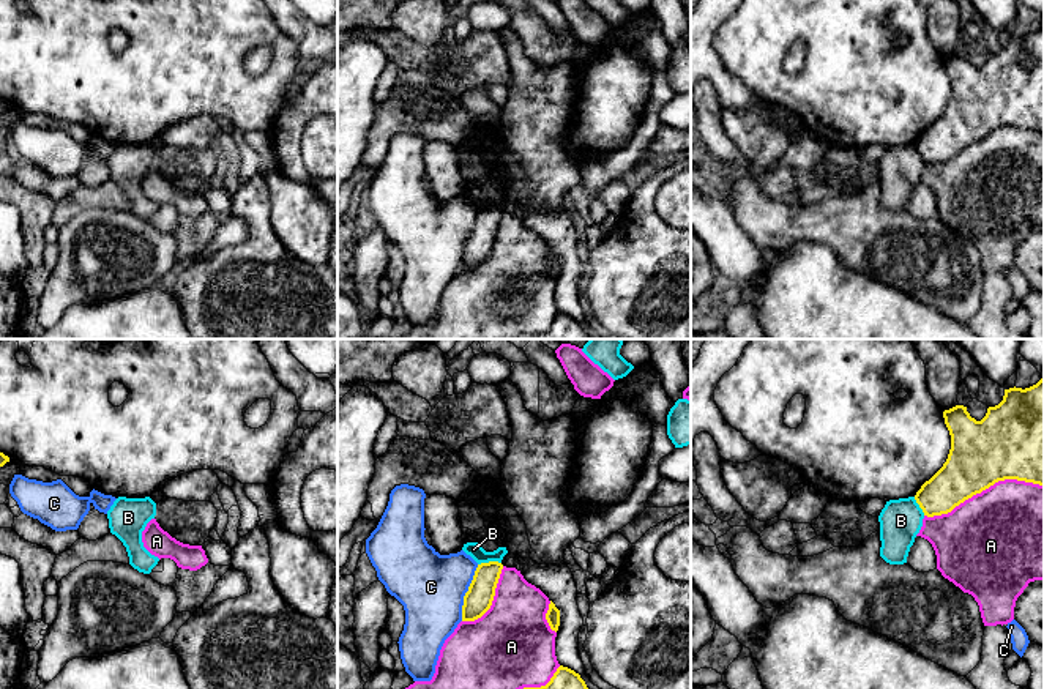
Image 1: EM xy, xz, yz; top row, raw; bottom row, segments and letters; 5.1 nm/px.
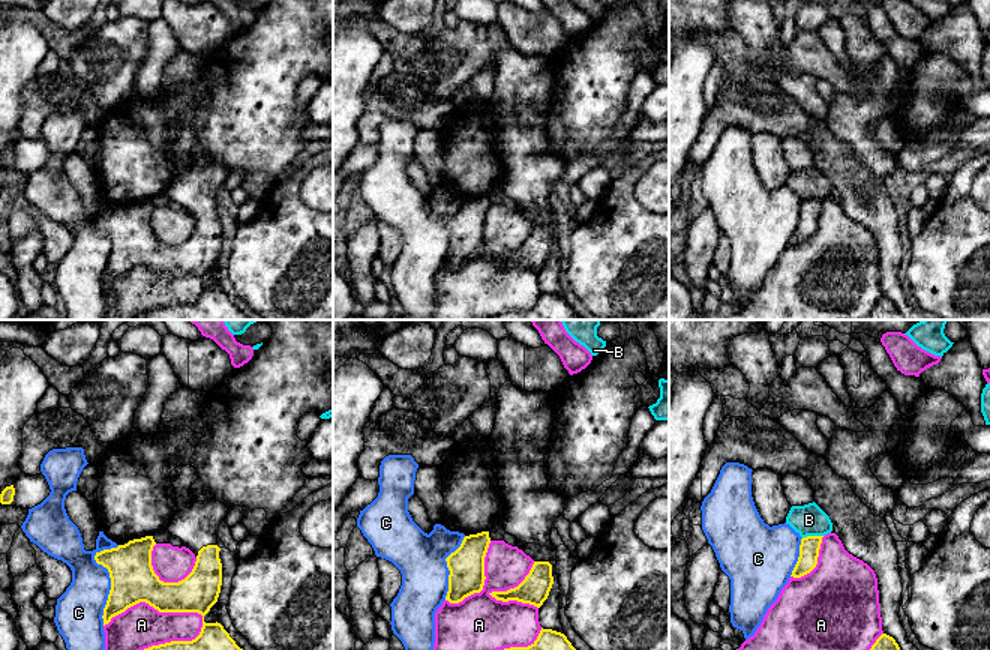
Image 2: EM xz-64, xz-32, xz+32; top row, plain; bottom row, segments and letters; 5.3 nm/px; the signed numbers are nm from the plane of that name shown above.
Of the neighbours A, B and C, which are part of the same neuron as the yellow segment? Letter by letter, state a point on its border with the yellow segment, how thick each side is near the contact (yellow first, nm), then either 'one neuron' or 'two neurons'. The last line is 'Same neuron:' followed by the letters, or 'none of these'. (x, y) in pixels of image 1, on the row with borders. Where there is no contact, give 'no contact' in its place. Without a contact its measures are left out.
A: contact yz (983, 489); calibres 360 and 480 nm; two neurons
B: contact xz (489, 562); calibres 140 and 80 nm; two neurons
C: contact xz (466, 593); calibres 140 and 340 nm; two neurons
Same neuron: none of these

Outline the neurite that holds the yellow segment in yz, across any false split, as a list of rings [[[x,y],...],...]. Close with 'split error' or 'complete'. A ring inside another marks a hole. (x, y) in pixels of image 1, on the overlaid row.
[[[1044,378],[1025,389],[1005,389],[1003,400],[989,407],[981,421],[971,418],[964,405],[945,410],[943,418],[951,449],[943,467],[915,495],[924,516],[948,514],[998,481],[1017,479],[1044,486]]]; complete

